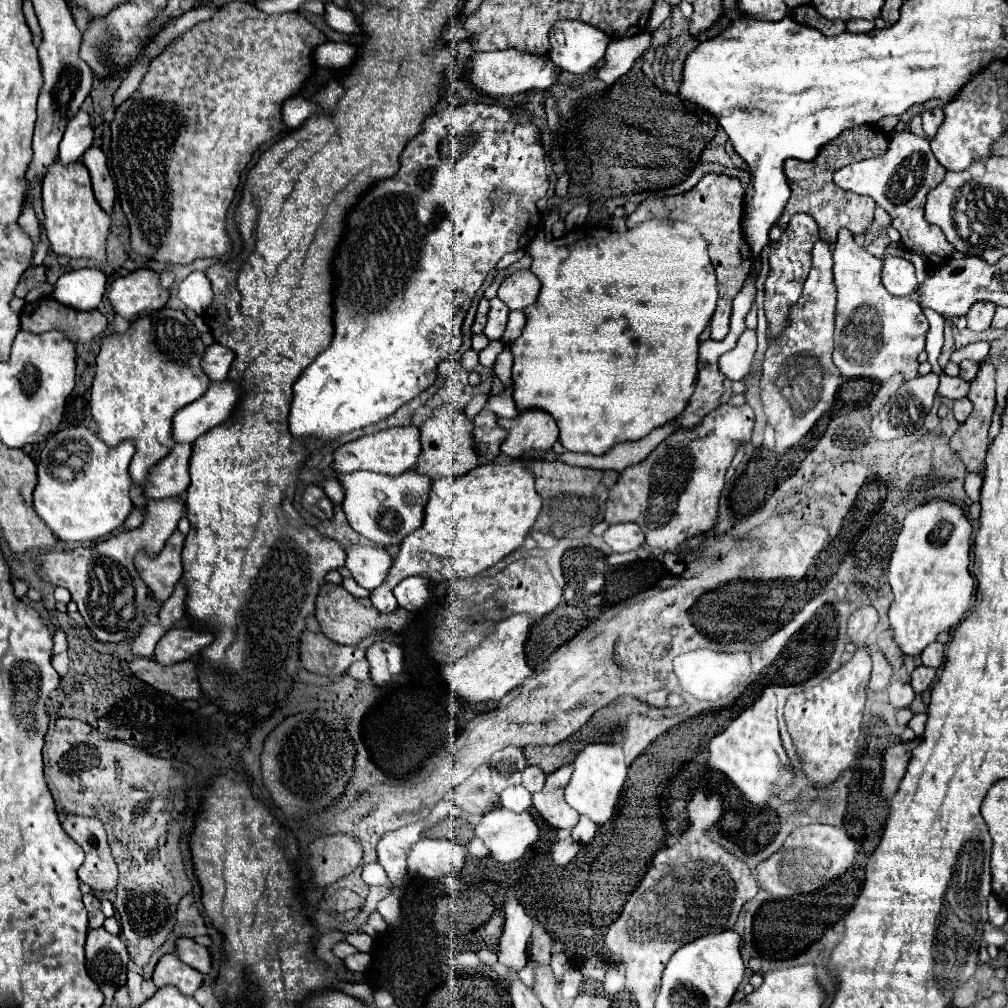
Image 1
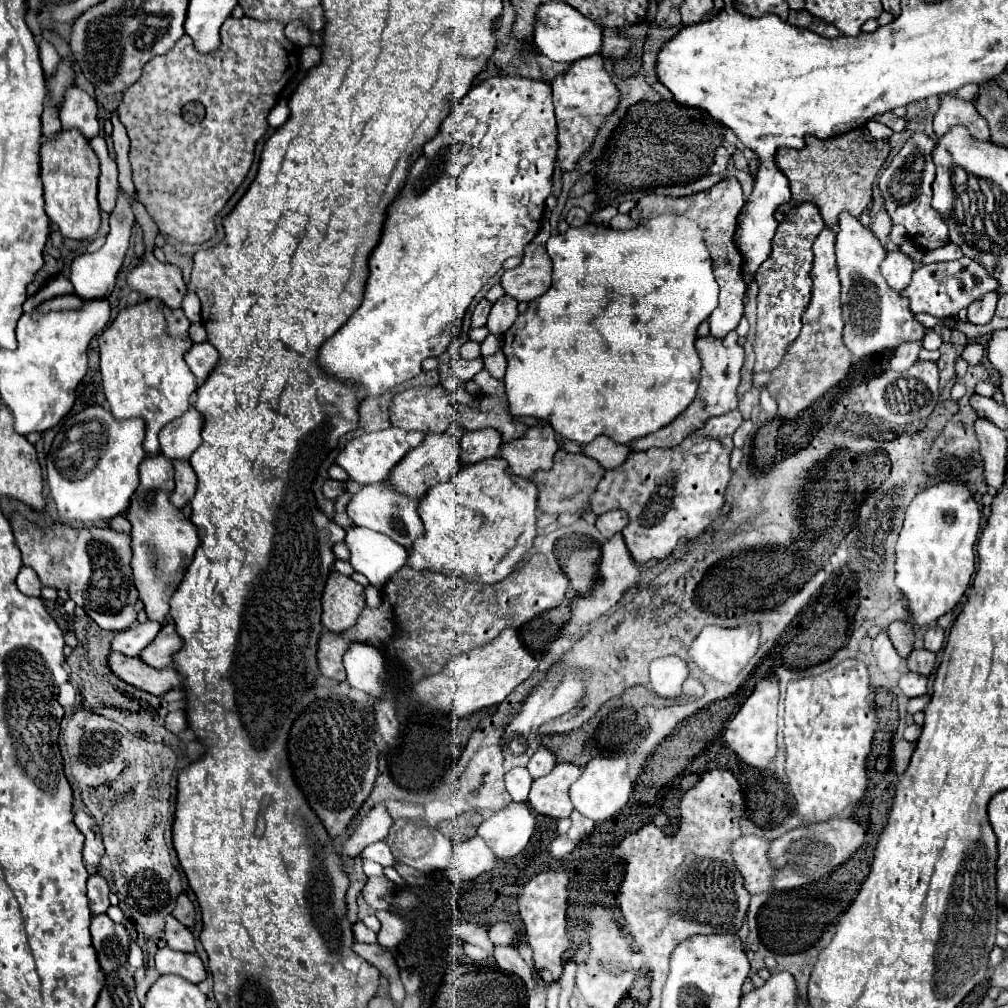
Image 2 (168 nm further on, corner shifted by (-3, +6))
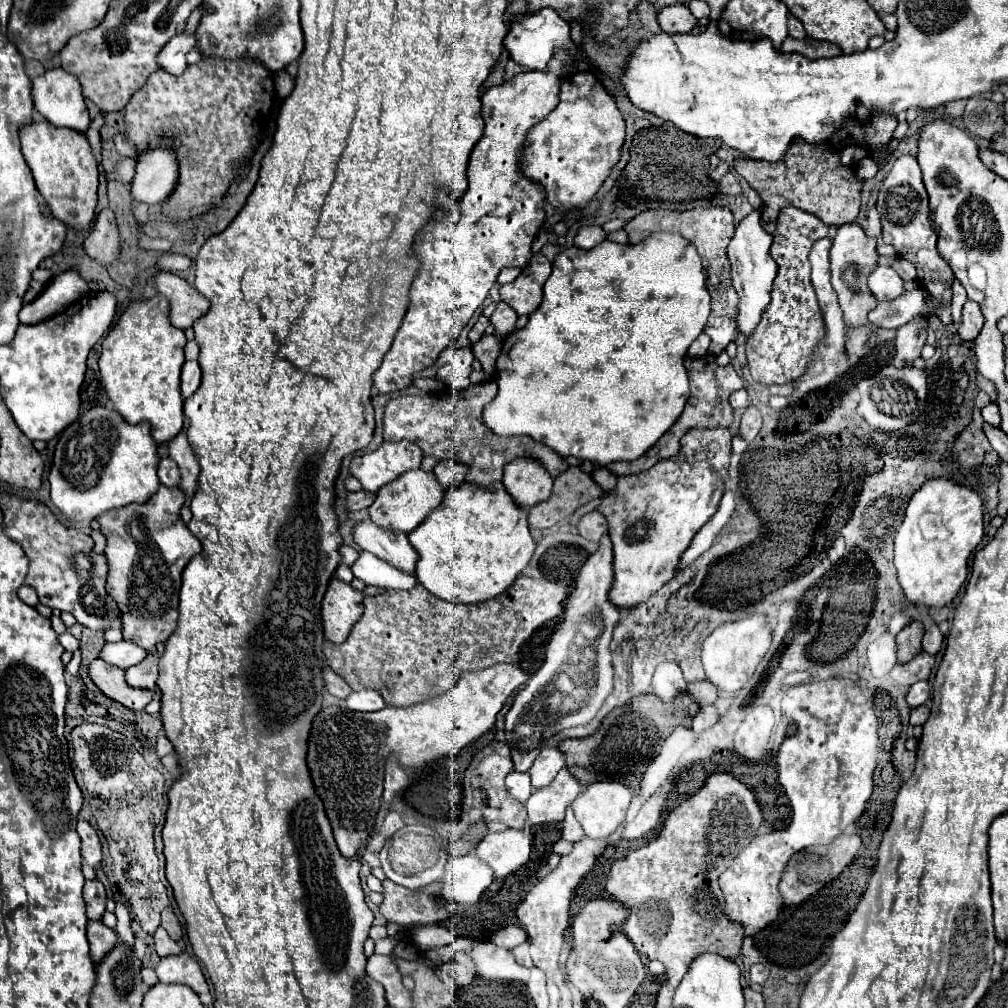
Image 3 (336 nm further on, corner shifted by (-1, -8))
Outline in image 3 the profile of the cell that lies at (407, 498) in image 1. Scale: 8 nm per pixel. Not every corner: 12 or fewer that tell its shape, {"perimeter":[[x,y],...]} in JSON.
{"perimeter":[[370,520],[354,528],[362,550],[406,574],[418,554],[406,534],[382,532]]}

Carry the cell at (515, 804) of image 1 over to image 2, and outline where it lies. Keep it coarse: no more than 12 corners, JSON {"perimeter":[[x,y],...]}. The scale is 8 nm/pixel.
{"perimeter":[[526,768],[506,772],[514,802],[526,802],[532,778]]}

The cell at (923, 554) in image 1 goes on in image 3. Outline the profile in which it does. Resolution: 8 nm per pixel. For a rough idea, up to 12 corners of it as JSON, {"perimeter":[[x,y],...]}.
{"perimeter":[[926,480],[896,532],[906,598],[954,600],[984,536],[982,498]]}

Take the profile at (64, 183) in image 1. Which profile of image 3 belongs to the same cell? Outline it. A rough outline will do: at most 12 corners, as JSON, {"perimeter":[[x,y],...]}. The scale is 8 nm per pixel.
{"perimeter":[[20,128],[22,154],[52,214],[86,232],[98,164],[82,132]]}

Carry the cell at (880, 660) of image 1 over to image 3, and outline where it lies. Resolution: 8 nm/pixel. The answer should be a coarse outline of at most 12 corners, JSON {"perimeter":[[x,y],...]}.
{"perimeter":[[882,634],[866,652],[870,670],[882,678],[896,664],[896,642]]}

